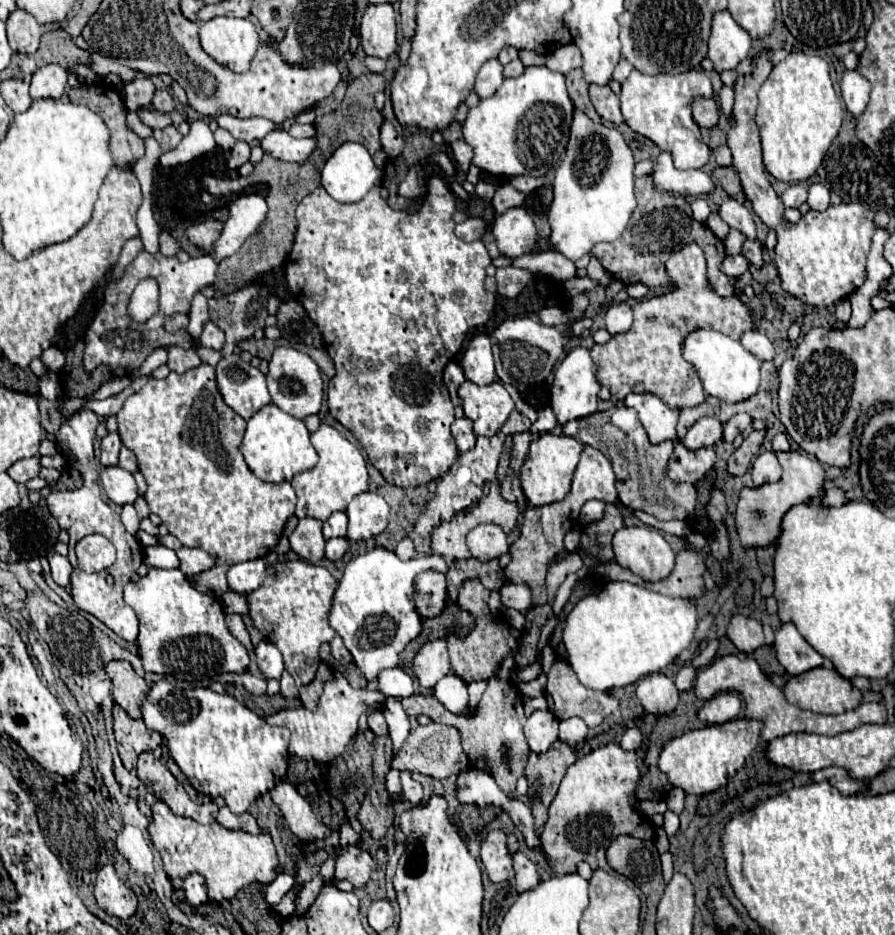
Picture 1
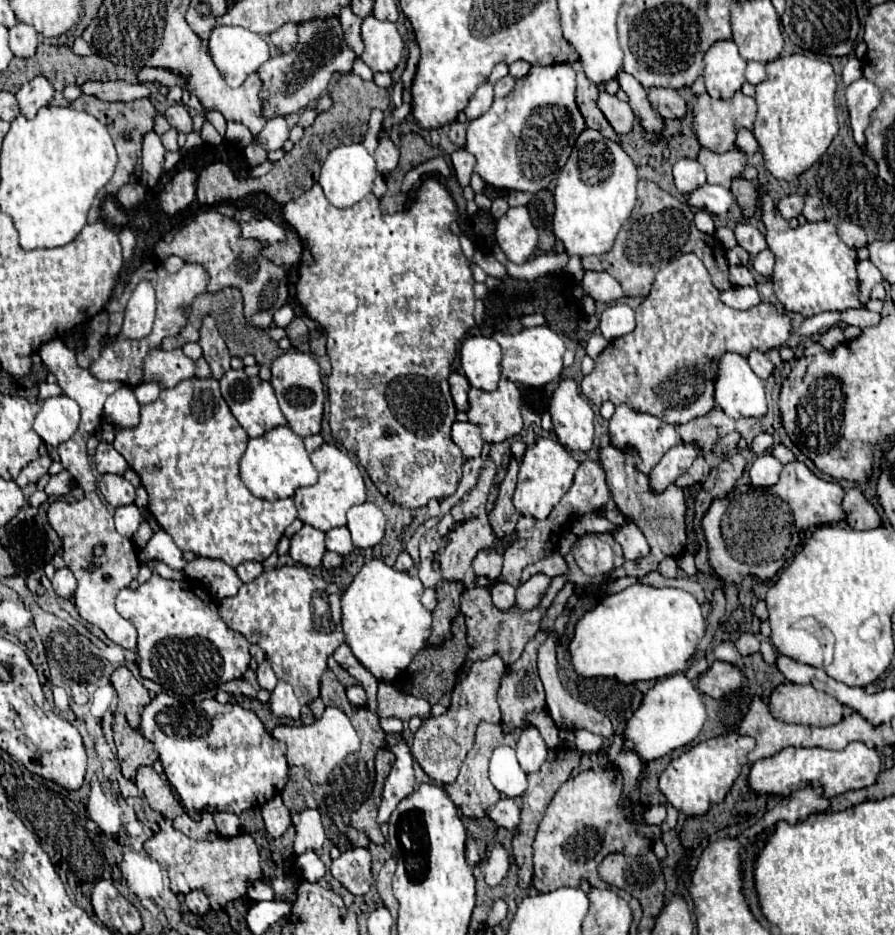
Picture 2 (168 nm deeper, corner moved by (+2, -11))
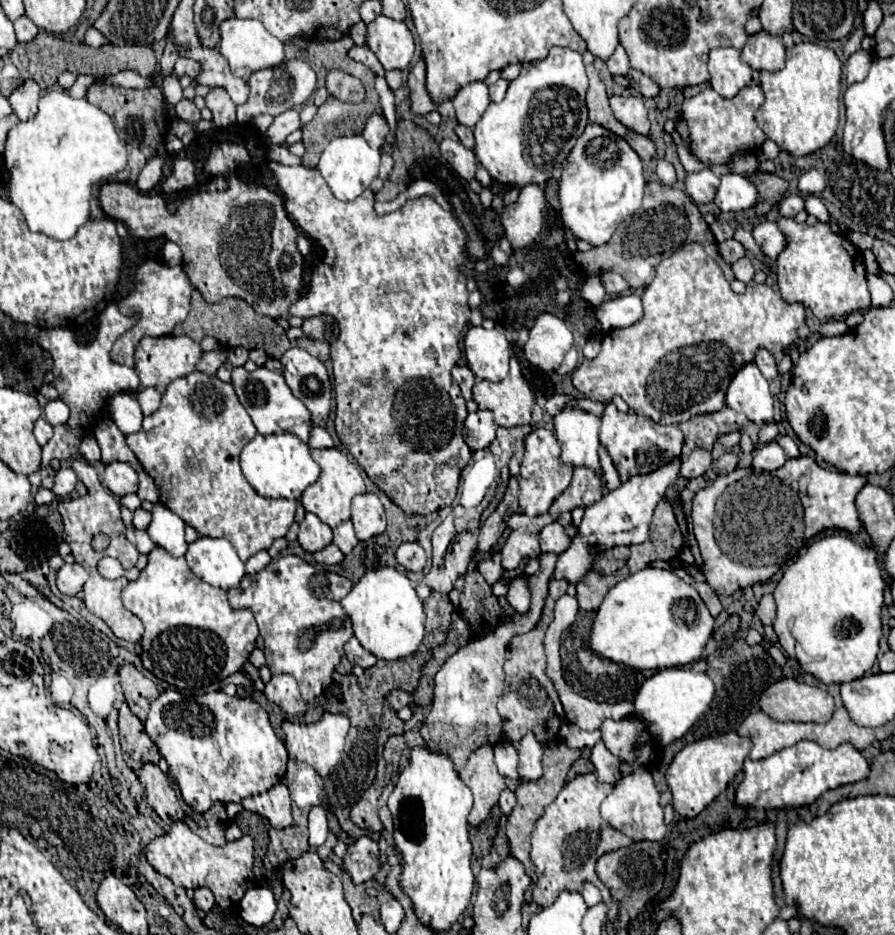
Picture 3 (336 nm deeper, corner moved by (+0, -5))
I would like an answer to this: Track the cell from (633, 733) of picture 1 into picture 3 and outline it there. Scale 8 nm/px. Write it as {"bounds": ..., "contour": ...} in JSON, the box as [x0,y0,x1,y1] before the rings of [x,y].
{"bounds":[602,767,666,841],"contour":[[[638,767],[634,773],[626,775],[614,791],[602,801],[602,817],[620,833],[634,841],[662,841],[666,835],[666,825],[660,807],[660,793],[652,781],[652,775],[646,767]]]}

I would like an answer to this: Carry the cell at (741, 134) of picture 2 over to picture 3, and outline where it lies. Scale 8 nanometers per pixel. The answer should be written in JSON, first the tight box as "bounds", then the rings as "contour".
{"bounds":[758,139,780,161],"contour":[[[766,139],[764,145],[758,149],[758,159],[760,159],[760,161],[764,161],[764,159],[776,159],[778,153],[780,153],[780,147],[778,147],[774,141]]]}

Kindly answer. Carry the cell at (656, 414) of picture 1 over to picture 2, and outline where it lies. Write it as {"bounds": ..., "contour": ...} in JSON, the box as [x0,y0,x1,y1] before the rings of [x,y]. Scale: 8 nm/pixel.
{"bounds":[610,405,682,473],"contour":[[[620,405],[620,407],[616,407],[616,413],[610,419],[610,441],[616,447],[626,447],[626,445],[636,447],[638,453],[640,453],[640,459],[642,459],[642,463],[640,463],[638,469],[642,473],[650,473],[658,465],[658,461],[666,455],[666,451],[672,449],[674,445],[678,445],[682,439],[676,433],[674,425],[664,423],[662,419],[658,419],[658,417],[654,417],[650,413],[634,411],[628,405]]]}

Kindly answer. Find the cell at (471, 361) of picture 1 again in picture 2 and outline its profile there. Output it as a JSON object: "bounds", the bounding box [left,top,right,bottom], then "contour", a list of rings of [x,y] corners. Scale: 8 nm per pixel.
{"bounds":[460,337,502,391],"contour":[[[468,337],[460,349],[460,361],[470,385],[482,391],[494,391],[500,381],[500,357],[502,351],[494,339]]]}

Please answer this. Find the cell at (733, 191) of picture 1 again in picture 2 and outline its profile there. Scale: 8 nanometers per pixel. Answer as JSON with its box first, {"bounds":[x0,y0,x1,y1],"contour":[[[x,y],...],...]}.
{"bounds":[730,179,758,219],"contour":[[[732,179],[730,191],[736,197],[738,207],[742,209],[742,215],[748,219],[754,215],[754,211],[758,209],[758,189],[754,181],[746,181],[746,179]]]}

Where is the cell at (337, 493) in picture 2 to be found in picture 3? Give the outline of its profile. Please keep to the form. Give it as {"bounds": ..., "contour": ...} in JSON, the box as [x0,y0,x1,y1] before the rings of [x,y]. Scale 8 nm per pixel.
{"bounds":[300,447,366,529],"contour":[[[334,447],[332,449],[312,449],[312,459],[320,465],[322,473],[314,485],[304,489],[300,503],[304,505],[304,509],[308,513],[316,513],[316,517],[320,517],[326,525],[330,525],[334,529],[340,523],[350,519],[350,501],[354,495],[366,493],[364,481],[360,477],[360,471],[356,469],[356,465]]]}

